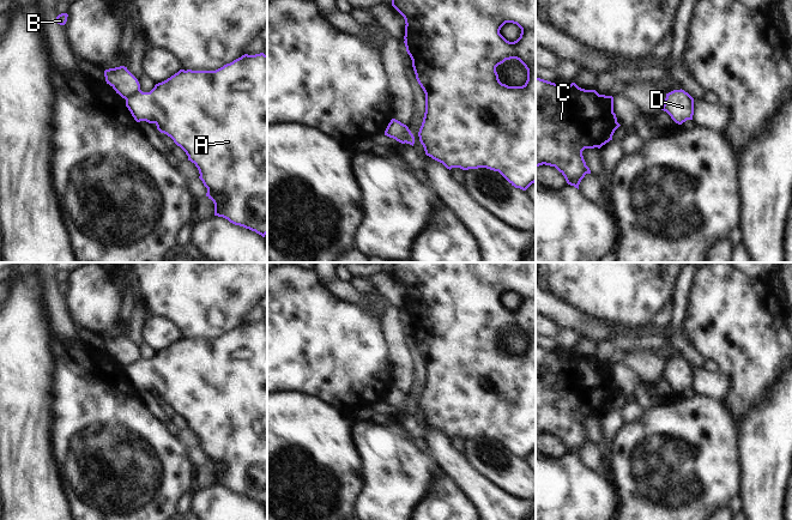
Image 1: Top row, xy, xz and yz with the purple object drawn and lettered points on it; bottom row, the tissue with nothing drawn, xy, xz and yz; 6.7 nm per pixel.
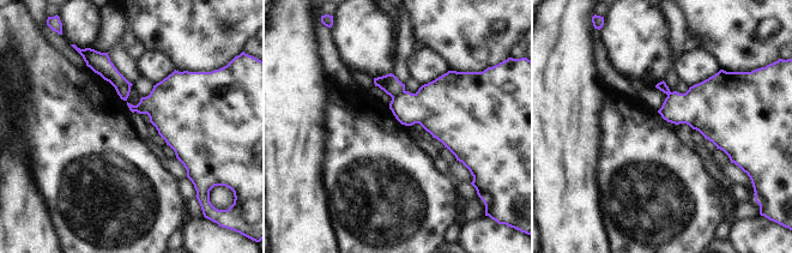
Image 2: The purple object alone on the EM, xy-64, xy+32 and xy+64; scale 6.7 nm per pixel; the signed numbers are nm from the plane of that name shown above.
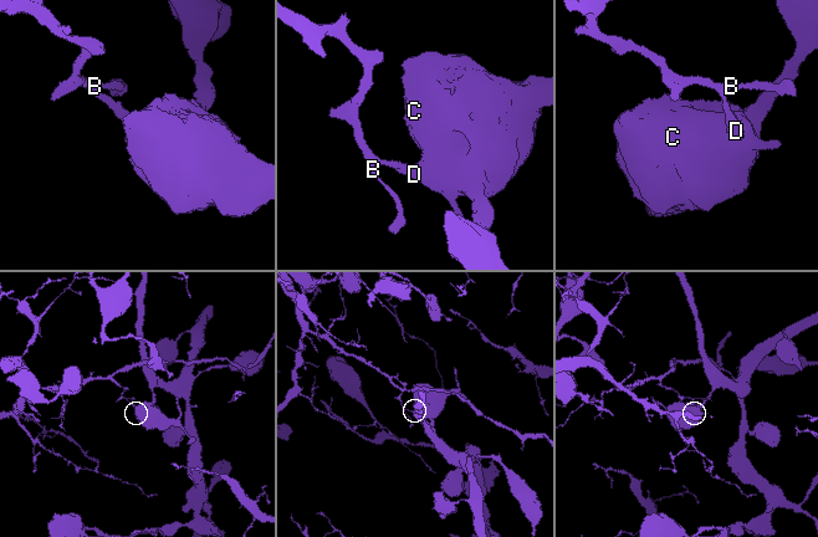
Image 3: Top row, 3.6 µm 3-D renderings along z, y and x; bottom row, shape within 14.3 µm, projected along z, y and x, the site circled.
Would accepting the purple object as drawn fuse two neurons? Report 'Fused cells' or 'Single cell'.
Fused cells

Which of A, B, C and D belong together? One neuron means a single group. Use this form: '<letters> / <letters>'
A C D / B

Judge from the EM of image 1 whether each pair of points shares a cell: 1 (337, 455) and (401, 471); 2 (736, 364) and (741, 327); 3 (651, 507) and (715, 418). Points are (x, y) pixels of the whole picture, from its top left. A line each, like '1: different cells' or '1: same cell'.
1: different cells
2: same cell
3: same cell

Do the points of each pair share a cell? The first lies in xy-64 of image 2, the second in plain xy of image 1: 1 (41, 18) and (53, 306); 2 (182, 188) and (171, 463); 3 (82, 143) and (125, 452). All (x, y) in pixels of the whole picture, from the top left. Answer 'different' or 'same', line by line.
1: same
2: different
3: same

